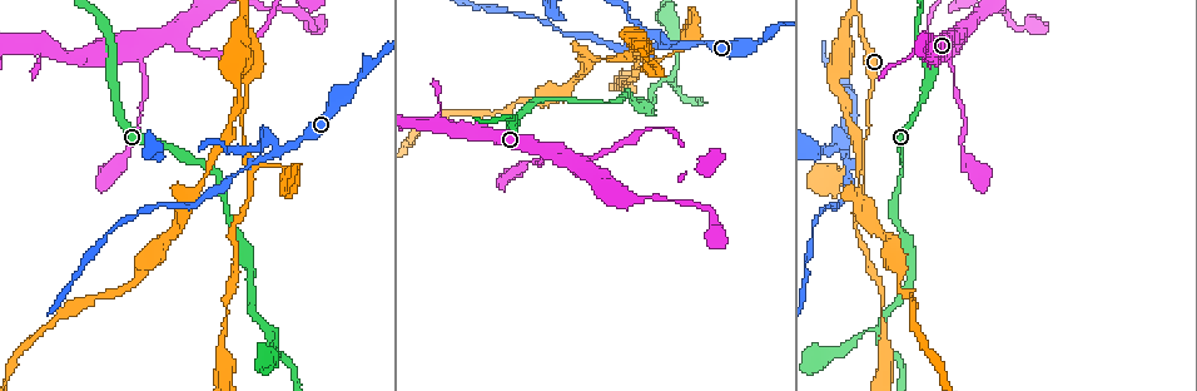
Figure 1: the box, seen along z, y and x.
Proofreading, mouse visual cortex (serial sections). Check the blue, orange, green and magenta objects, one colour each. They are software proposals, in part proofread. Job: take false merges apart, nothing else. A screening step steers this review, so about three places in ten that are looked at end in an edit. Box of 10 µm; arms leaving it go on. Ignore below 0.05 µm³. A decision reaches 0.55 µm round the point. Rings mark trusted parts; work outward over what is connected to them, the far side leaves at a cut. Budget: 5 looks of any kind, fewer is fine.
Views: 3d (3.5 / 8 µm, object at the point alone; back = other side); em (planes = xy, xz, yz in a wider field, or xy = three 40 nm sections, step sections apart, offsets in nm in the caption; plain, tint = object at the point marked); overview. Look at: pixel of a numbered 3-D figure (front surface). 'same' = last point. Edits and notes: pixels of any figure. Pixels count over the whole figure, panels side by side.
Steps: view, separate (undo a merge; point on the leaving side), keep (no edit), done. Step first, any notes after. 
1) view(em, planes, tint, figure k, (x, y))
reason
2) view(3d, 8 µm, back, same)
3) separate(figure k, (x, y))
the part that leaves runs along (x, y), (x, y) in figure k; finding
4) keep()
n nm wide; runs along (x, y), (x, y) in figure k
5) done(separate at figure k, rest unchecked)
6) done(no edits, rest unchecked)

view(3d, 3.5 µm, figure 1, (142, 65))
a narrow waist

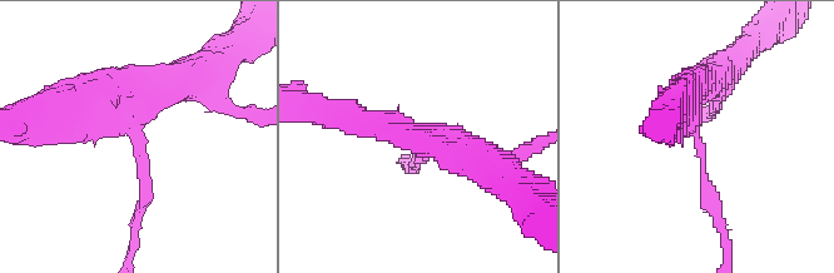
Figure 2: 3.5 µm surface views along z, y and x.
view(em, xy, step 3, tint, figure 2, (137, 140))
arms of 150, 350 nm

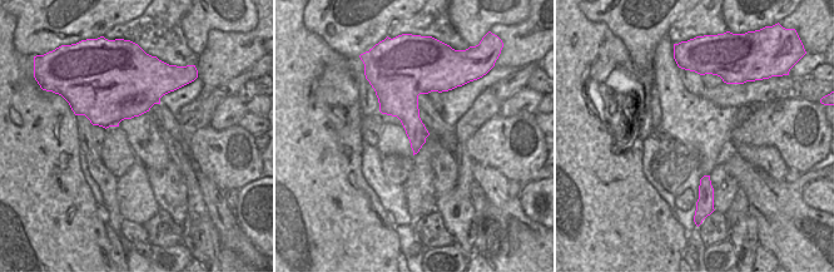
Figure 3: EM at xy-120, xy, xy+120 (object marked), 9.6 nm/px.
view(em, xy, step 1, tint, same)
another direction

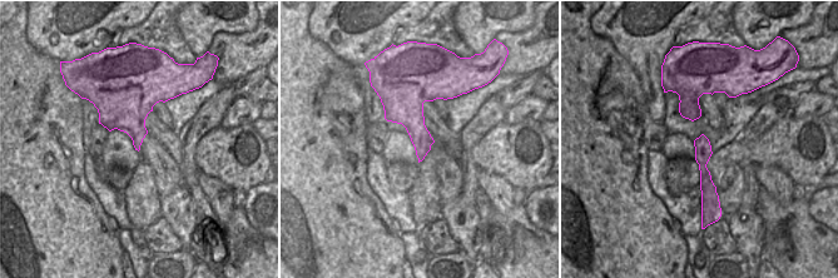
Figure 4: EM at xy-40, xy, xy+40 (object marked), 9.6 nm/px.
keep()
runs along (702, 139), (703, 169), (708, 194) in figure 4; continuous, no second cell

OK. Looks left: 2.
view(3d, 3.5 µm, back, figure 1, (859, 23))
thin neck

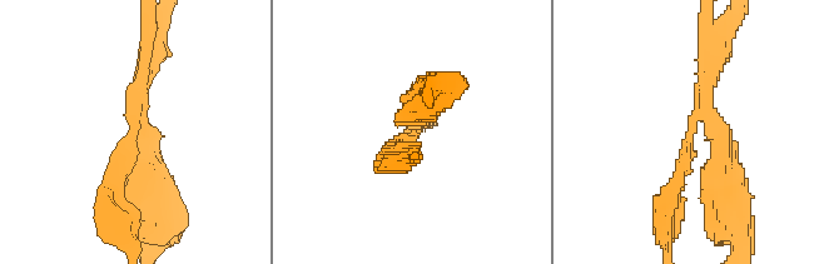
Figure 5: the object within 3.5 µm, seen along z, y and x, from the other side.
view(em, xy, step 5, tint, figure 5, (690, 132))

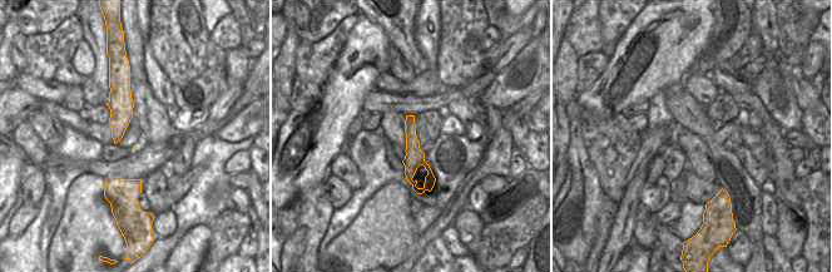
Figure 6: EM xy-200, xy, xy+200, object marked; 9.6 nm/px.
separate(figure 5, (143, 158))
two cells meet here

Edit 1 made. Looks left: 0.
done(separate at figure 5, rest unchecked)

